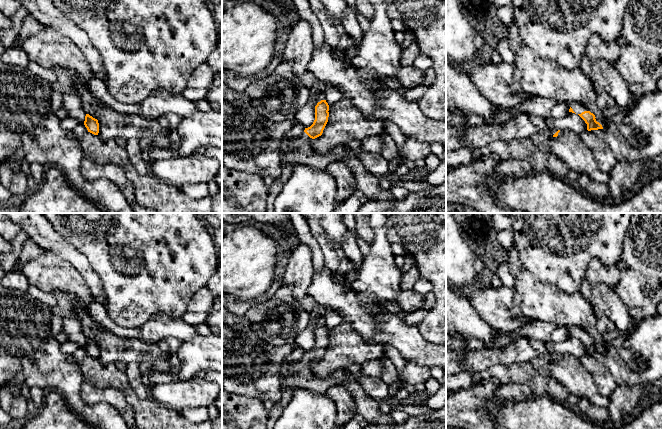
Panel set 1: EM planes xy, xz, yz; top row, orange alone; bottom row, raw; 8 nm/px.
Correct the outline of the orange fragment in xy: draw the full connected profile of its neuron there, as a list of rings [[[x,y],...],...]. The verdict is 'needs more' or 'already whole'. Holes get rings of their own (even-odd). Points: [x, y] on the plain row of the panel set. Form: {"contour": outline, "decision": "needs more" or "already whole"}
{"contour": [[[77,317],[63,319],[62,330],[67,335],[68,340],[77,343],[79,348],[84,348],[88,356],[94,359],[98,359],[99,357],[98,344],[93,342],[84,335],[81,322]]], "decision": "needs more"}

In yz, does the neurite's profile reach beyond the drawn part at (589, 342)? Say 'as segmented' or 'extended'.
extended

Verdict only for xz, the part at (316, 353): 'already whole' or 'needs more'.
needs more

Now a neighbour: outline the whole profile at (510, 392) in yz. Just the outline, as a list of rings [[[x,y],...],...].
[[[510,383],[495,387],[494,398],[504,401],[524,401],[534,397],[532,389],[523,384]]]

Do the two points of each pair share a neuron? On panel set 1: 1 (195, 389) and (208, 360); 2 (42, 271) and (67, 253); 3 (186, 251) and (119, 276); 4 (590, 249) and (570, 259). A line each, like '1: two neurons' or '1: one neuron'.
1: two neurons
2: two neurons
3: one neuron
4: one neuron

